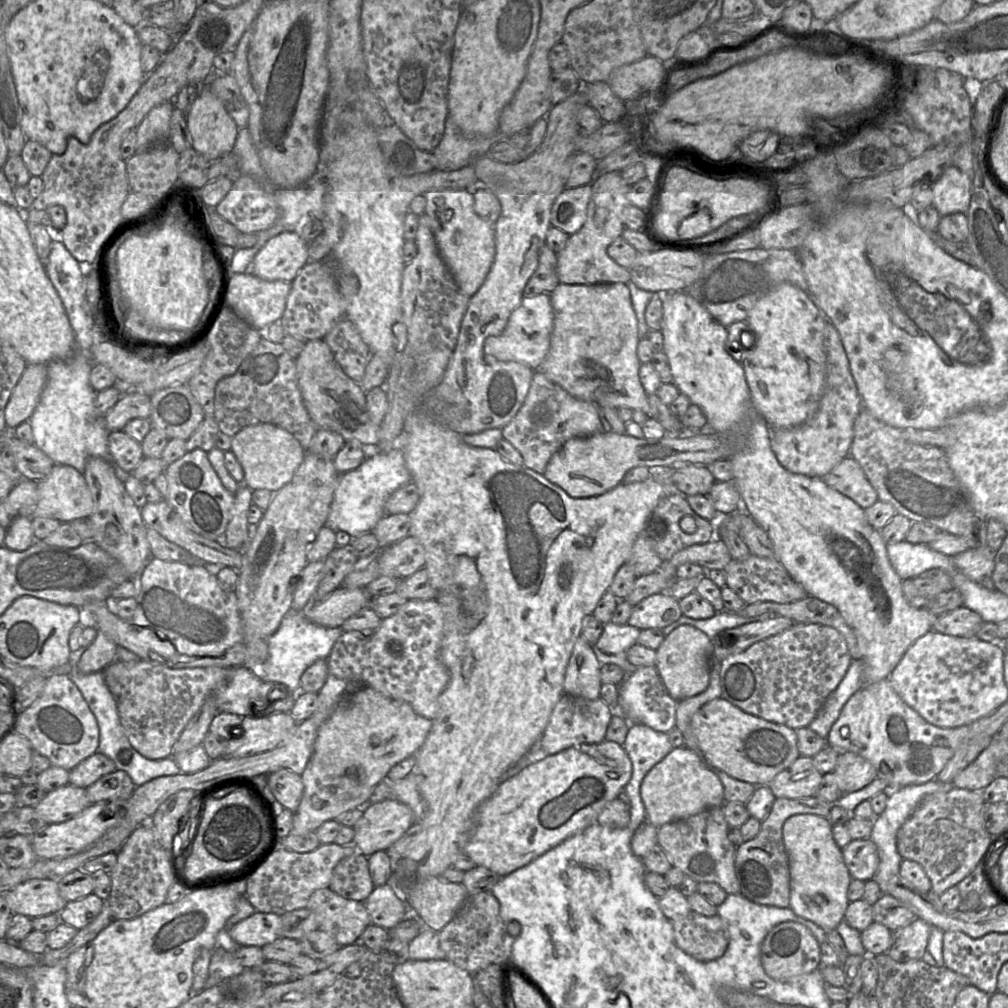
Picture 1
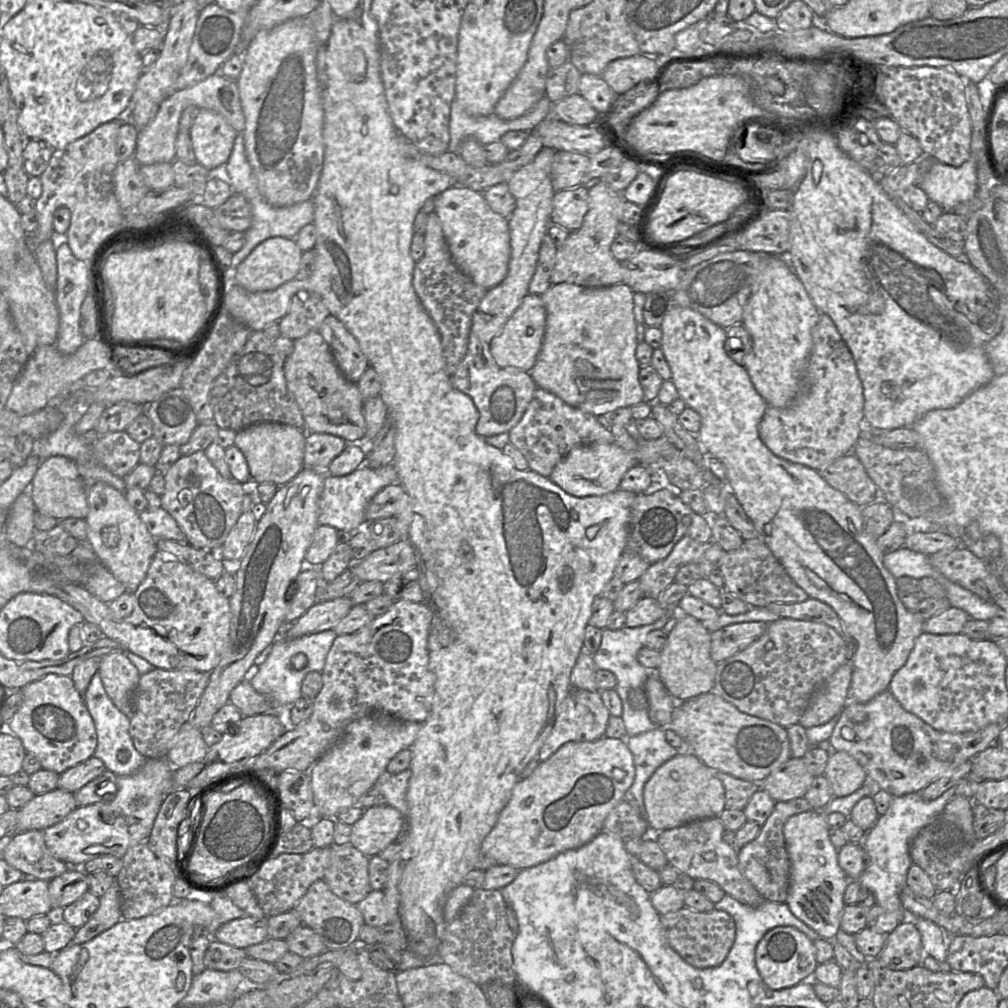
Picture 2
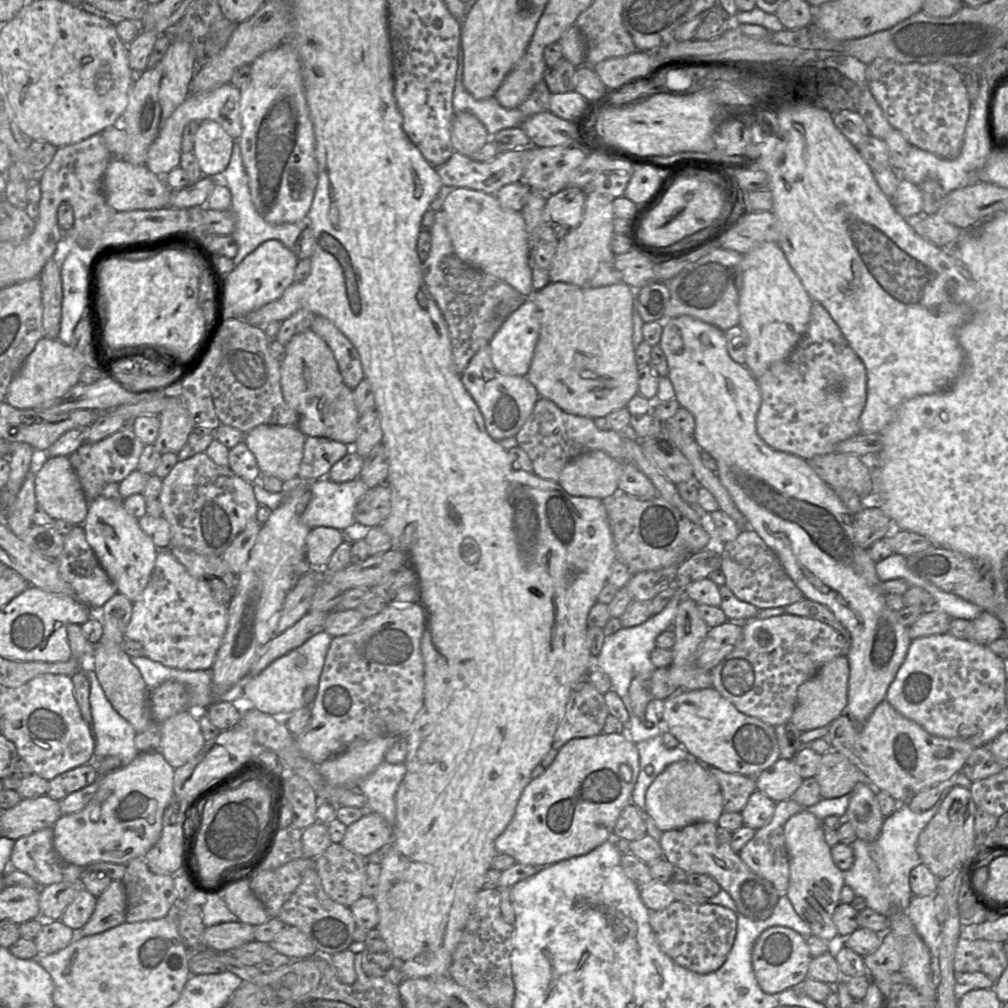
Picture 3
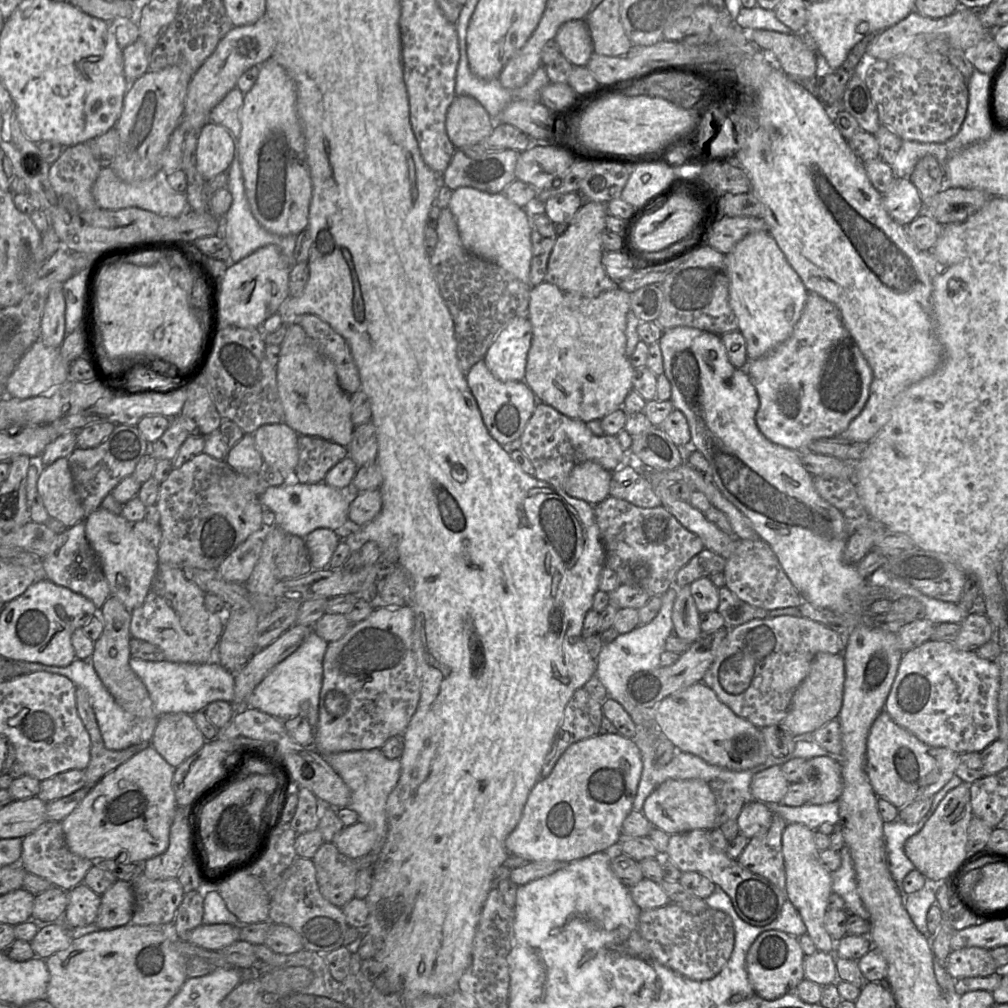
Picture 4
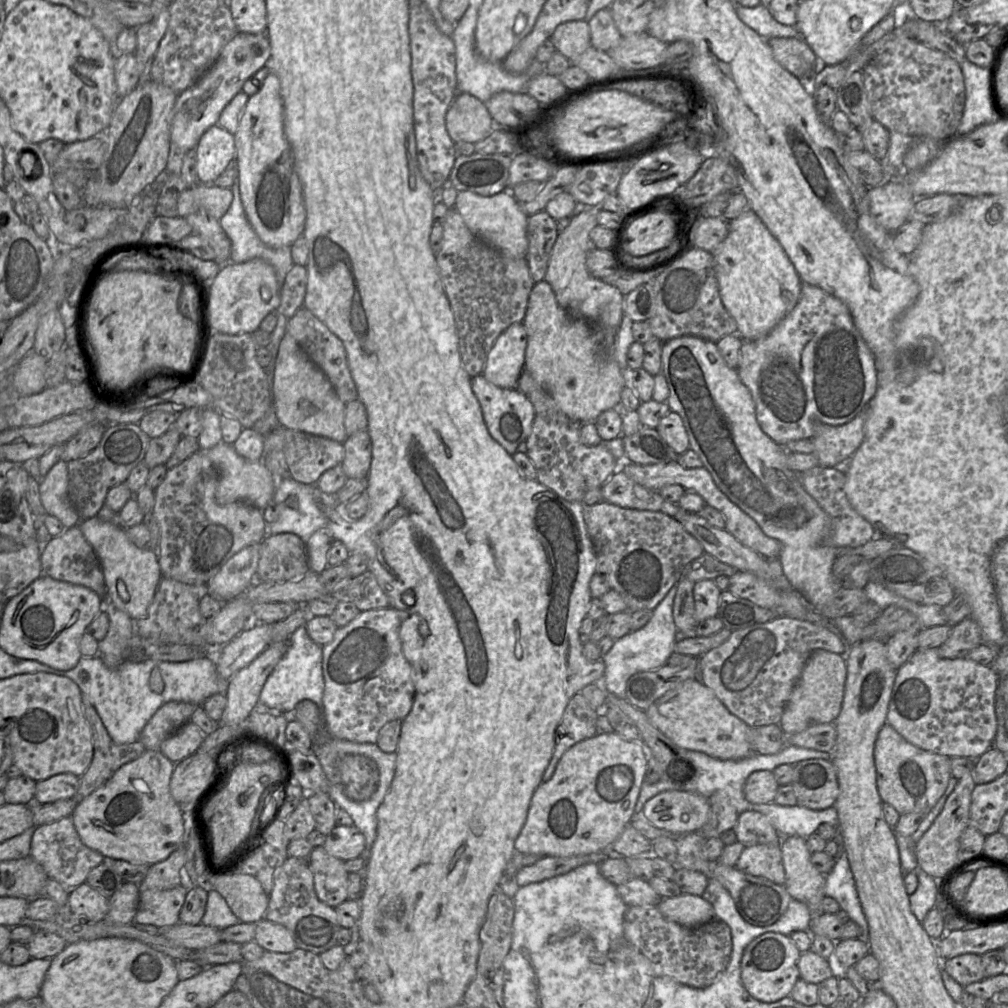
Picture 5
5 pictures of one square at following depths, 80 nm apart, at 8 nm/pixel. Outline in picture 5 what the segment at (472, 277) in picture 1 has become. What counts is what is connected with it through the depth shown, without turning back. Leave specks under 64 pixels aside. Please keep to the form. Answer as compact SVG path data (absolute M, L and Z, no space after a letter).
M509 190L493 196L482 196L471 191L459 191L454 207L463 218L468 229L481 241L503 255L521 259L528 252L528 217Z

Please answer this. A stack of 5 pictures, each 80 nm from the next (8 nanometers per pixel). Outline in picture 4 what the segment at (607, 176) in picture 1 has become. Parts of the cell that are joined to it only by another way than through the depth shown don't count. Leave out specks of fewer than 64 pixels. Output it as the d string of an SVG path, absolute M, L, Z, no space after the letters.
M587 201L576 212L567 230L557 236L548 261L545 281L556 285L560 290L594 298L602 292L618 288L618 283L606 273L602 257L604 253L602 233L606 229L606 204Z

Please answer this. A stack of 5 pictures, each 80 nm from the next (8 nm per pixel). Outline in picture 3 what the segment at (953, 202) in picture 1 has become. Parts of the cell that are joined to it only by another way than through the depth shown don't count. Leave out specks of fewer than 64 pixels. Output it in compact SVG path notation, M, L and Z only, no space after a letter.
M983 75L980 76L979 93L976 99L972 100L970 105L970 113L965 128L960 155L953 160L948 160L939 158L932 153L916 147L912 147L906 157L902 170L899 171L901 179L905 179L918 186L927 179L936 180L940 184L944 196L954 190L977 183L977 172L984 166L990 155L989 147L992 145L986 117L989 82L991 81L987 80Z

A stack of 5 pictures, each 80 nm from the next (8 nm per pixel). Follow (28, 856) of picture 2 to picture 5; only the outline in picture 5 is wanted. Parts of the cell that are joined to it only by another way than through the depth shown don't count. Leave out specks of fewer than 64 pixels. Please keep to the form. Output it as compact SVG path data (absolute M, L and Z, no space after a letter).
M71 816L34 827L30 857L44 869L48 878L73 889L86 882L88 873L104 861L104 856L87 847L81 841Z

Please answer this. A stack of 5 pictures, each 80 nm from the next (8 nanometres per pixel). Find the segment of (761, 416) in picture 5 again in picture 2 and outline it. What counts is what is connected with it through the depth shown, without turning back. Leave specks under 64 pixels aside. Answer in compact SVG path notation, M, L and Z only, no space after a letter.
M820 314L812 330L812 341L798 395L785 408L767 405L758 432L774 455L820 471L850 453L862 435L864 397L853 356L827 314Z

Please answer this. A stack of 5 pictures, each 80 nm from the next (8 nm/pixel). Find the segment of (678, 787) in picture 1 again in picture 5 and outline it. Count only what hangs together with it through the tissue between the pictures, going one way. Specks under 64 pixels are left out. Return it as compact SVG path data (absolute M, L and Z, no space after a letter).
M668 790L650 798L641 815L655 827L681 836L699 831L709 810L709 799L699 793Z

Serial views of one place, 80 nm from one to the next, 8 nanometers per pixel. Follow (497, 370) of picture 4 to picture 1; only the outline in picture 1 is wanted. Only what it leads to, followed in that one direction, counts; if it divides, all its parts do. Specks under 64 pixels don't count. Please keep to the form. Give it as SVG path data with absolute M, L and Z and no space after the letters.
M550 294L524 296L520 306L512 312L503 333L486 338L484 353L498 361L520 362L536 370L548 354L553 324L554 313Z

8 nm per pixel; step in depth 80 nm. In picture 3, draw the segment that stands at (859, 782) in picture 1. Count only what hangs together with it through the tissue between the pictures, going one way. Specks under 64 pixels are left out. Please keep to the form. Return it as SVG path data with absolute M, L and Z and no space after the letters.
M829 751L821 756L814 777L820 786L822 799L839 798L850 793L858 782L870 785L870 780L844 755Z

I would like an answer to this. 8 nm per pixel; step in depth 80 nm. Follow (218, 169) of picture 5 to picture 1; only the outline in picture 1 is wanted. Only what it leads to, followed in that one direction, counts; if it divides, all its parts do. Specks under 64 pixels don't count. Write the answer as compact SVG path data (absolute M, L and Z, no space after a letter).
M207 84L200 86L186 121L192 148L201 155L214 159L233 150L239 128Z

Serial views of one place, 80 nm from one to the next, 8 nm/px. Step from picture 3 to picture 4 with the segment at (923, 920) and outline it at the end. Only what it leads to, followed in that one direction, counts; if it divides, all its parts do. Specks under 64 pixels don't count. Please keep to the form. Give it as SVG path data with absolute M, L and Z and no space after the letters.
M926 878L922 889L905 895L904 907L908 912L916 928L931 943L933 936L927 928L927 913L929 908L936 902L934 881Z

